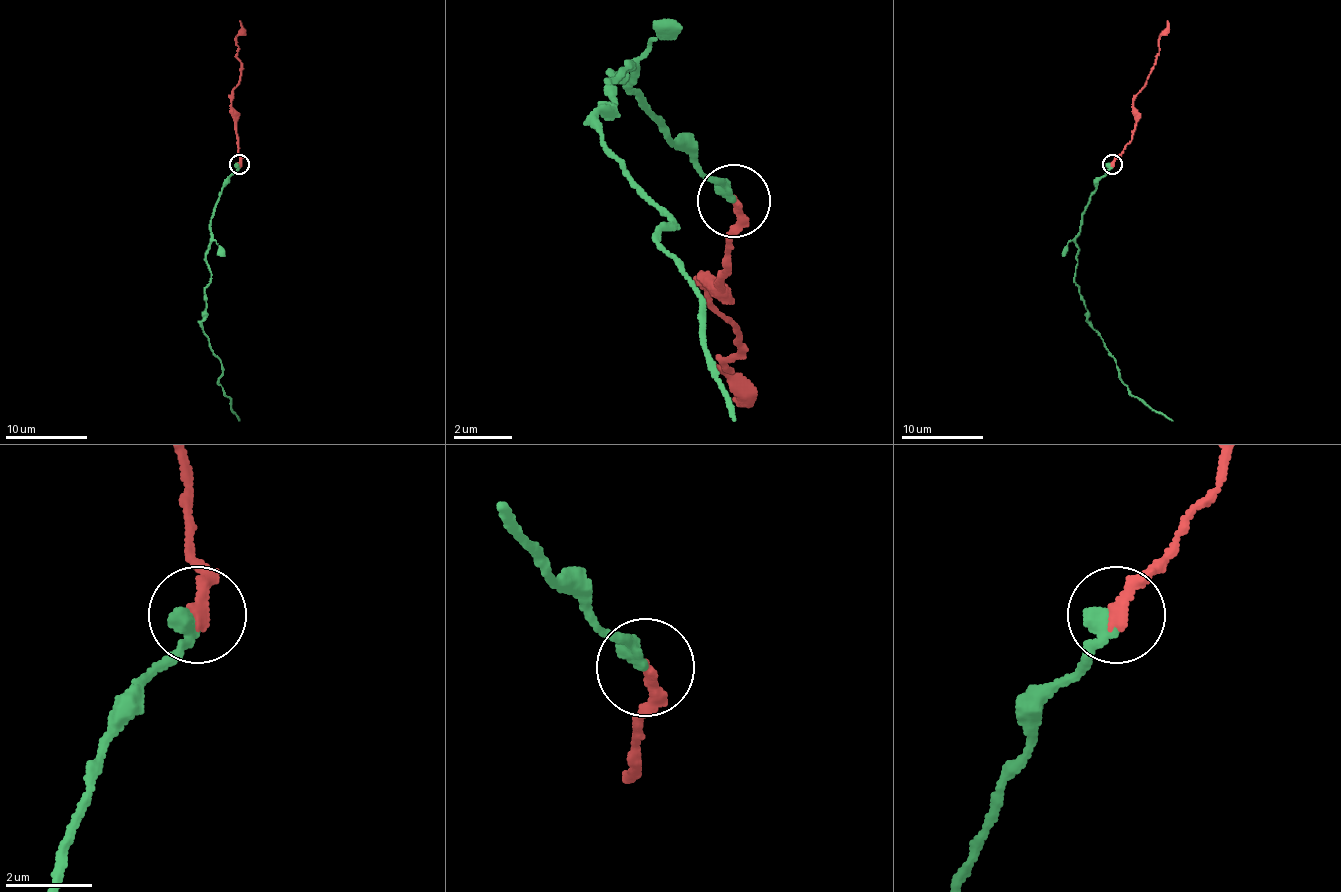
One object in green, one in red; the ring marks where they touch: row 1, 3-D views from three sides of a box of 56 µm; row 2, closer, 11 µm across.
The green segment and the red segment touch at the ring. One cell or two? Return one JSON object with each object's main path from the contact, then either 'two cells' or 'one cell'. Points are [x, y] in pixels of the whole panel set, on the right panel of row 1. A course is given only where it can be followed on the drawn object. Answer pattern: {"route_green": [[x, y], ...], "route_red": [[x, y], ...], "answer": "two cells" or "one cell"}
{"route_green": [[1112, 164], [1082, 216], [1074, 282], [1086, 318], [1114, 359], [1127, 389], [1173, 420]], "route_red": [[1112, 164], [1135, 127], [1133, 96], [1147, 78], [1159, 52], [1159, 35], [1167, 21]], "answer": "one cell"}

